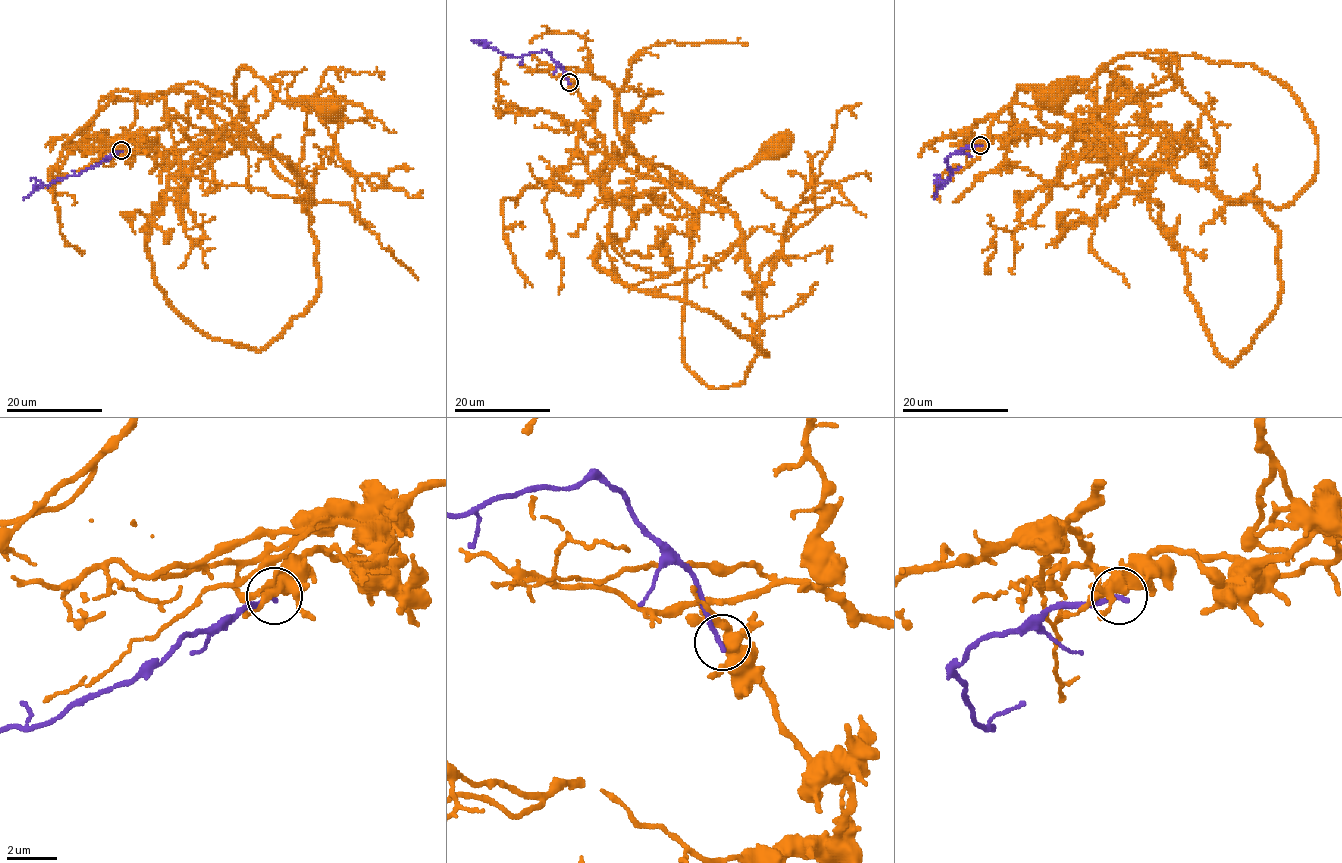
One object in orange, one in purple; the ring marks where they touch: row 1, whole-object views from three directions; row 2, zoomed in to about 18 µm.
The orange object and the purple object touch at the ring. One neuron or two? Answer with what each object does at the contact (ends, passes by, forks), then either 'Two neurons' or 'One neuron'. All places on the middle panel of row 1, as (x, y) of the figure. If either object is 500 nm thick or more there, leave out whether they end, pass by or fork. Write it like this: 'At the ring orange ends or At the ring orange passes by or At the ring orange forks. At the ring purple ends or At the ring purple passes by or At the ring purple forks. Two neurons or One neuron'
At the ring orange forks. At the ring purple ends. Two neurons

